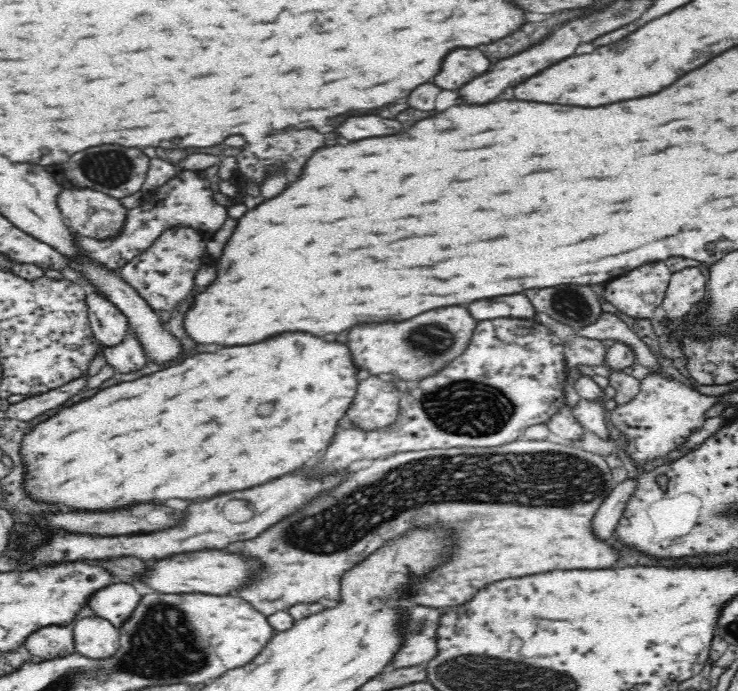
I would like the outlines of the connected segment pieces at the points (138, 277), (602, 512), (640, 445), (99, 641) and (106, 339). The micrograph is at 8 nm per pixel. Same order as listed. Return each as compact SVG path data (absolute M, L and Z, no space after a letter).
M172 228L164 232L146 252L128 262L122 270L122 282L130 284L136 294L152 308L152 312L172 312L182 304L188 304L194 296L194 276L204 264L206 242L202 234L192 228Z
M638 476L636 480L632 480L632 478L624 480L622 484L618 484L618 486L614 488L614 492L606 498L606 502L602 502L602 508L598 510L598 516L594 518L594 528L598 528L598 536L602 536L604 540L606 540L606 536L614 536L614 528L618 526L620 516L624 516L624 510L626 510L628 502L632 500L634 492L638 490L638 480L640 480L640 476Z
M650 374L642 380L642 390L634 400L620 404L618 408L612 410L610 422L614 428L610 430L610 434L616 434L616 432L624 434L626 438L624 452L630 456L630 460L638 468L638 474L642 476L646 474L644 464L664 458L674 450L680 450L682 444L686 444L692 438L692 434L700 432L706 420L710 420L706 412L716 404L720 404L720 400L722 396L720 398L704 396L704 394L698 394L688 384L682 384L678 380L672 382L658 374Z
M102 616L76 620L72 638L76 652L94 660L112 656L120 648L120 630Z
M92 292L86 296L86 312L94 336L102 342L104 348L116 346L130 332L130 322L126 314L104 294Z

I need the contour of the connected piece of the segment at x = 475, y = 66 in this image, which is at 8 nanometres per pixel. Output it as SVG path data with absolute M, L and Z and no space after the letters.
M462 48L454 52L454 56L446 56L446 64L442 66L442 72L434 78L434 84L444 90L456 90L470 78L488 72L490 66L490 60L480 50Z

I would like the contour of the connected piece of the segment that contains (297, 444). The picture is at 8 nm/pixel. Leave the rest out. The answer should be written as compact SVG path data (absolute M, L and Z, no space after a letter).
M290 332L290 334L276 336L274 340L264 340L260 344L222 348L212 354L210 352L196 354L196 356L184 358L180 364L158 370L150 376L112 384L108 388L98 388L98 392L92 398L66 406L66 408L58 410L56 414L50 414L46 420L38 422L30 432L26 432L22 436L20 454L22 454L22 462L24 462L24 476L22 476L24 494L38 502L70 506L70 510L76 510L76 512L82 512L82 510L84 512L110 512L110 510L120 510L120 508L126 510L130 506L150 502L150 500L166 502L172 498L180 498L180 500L212 498L212 496L226 494L226 492L246 490L246 488L264 484L264 482L284 476L284 474L290 476L290 474L306 468L304 466L306 462L312 464L316 458L320 458L332 446L336 428L340 426L340 420L348 414L348 408L358 392L356 386L358 386L356 368L354 368L354 364L350 364L350 352L346 352L346 346L338 344L338 342L326 342L316 336L294 336L294 332Z

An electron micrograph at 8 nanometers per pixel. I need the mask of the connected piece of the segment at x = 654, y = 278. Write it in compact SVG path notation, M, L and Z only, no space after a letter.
M664 262L658 264L646 264L646 268L634 268L634 272L628 272L626 276L612 280L604 288L604 298L608 300L608 306L612 310L620 310L622 314L632 316L634 320L650 320L654 316L654 310L664 304L666 290L670 282L670 270Z

